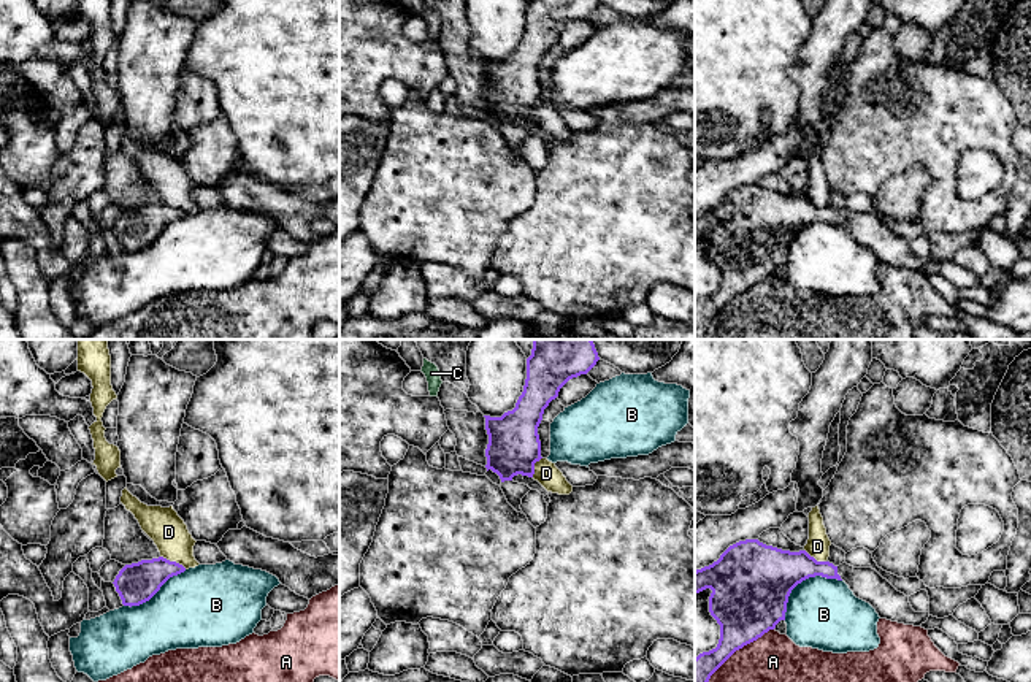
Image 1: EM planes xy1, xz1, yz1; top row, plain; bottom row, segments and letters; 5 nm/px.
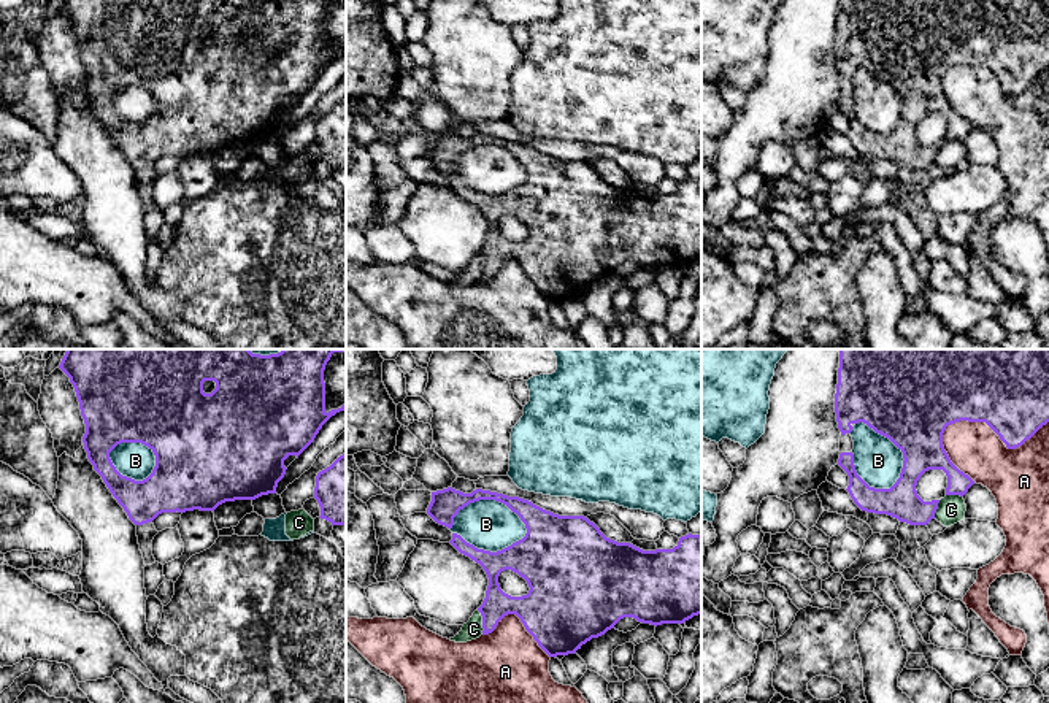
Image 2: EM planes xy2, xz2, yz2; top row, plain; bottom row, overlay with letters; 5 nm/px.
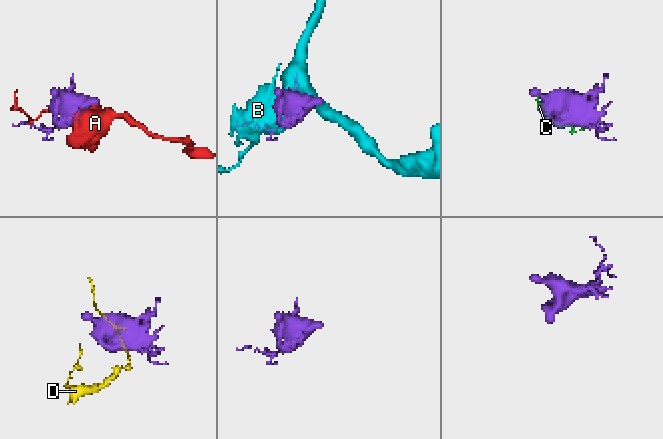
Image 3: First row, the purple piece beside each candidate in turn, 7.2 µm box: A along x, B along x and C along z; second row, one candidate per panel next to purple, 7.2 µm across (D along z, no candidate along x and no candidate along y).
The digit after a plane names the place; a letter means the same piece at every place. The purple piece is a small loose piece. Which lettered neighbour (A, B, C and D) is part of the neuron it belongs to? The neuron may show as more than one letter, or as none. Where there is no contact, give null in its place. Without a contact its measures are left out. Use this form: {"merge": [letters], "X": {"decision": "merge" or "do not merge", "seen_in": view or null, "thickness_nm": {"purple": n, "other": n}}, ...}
{"merge": [], "A": {"decision": "do not merge", "seen_in": "yz2", "thickness_nm": {"purple": 380, "other": 260}}, "B": {"decision": "do not merge", "seen_in": "xz2", "thickness_nm": {"purple": 150, "other": 260}}, "C": {"decision": "do not merge", "seen_in": "xz2", "thickness_nm": {"purple": 150, "other": 100}}, "D": {"decision": "do not merge", "seen_in": "xy1", "thickness_nm": {"purple": 200, "other": 190}}}

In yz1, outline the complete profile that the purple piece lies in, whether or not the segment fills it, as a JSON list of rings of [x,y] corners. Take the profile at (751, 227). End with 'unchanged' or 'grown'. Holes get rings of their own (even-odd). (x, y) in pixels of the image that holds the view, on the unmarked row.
[[[745,184],[730,190],[717,206],[695,216],[695,238],[711,233],[709,257],[720,270],[720,284],[715,293],[695,303],[695,339],[704,339],[711,320],[739,293],[757,285],[780,265],[785,265],[791,235],[809,222],[844,225],[853,239],[869,247],[880,263],[920,271],[929,257],[915,257],[909,241],[898,236],[872,213],[853,213],[847,208],[834,211],[817,206],[806,195],[790,197],[766,190],[758,184]]]; grown

